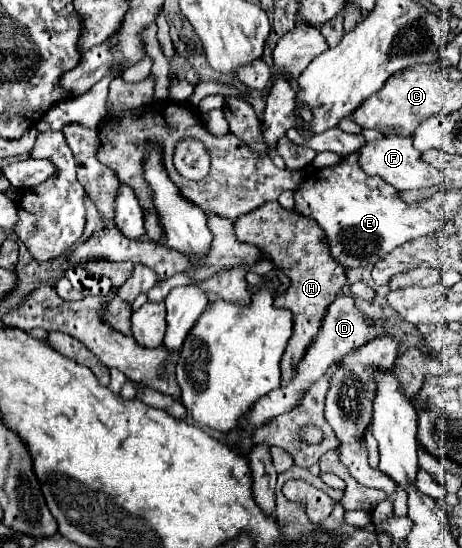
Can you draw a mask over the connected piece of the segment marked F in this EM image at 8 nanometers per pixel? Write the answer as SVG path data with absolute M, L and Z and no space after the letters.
M383 134L379 140L365 142L357 152L359 166L369 176L379 176L387 184L391 184L395 190L421 190L421 188L441 187L443 175L433 168L429 162L421 160L421 152L413 146L413 136L401 136L401 134Z

